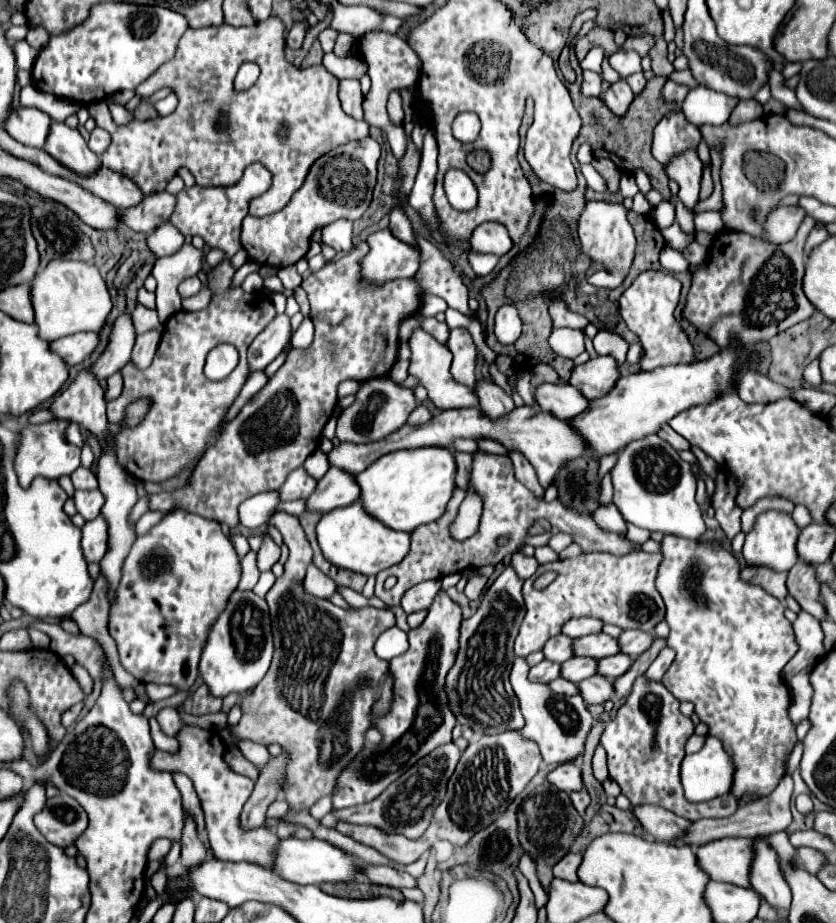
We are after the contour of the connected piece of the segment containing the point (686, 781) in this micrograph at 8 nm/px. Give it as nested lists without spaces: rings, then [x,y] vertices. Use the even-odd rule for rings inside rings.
[[[709,736],[705,746],[681,764],[681,784],[689,802],[707,802],[715,796],[729,794],[735,774],[735,762],[723,748],[721,740]]]

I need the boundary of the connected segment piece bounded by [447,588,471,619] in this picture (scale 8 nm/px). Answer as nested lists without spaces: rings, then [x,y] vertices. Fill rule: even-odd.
[[[449,588],[447,594],[451,596],[453,602],[457,602],[461,606],[463,619],[467,619],[471,616],[471,610],[469,610],[469,600],[463,596],[463,592],[457,592],[457,588]]]

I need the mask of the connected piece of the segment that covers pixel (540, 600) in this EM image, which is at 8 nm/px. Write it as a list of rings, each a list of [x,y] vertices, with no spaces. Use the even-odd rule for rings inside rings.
[[[593,552],[539,566],[537,572],[523,584],[527,612],[519,628],[519,636],[515,640],[515,654],[527,656],[531,652],[543,650],[543,644],[551,636],[561,634],[563,624],[567,620],[583,616],[599,618],[605,624],[615,624],[623,630],[639,628],[645,632],[653,632],[653,628],[665,618],[663,598],[655,588],[655,576],[661,562],[661,554],[635,552],[629,556],[613,556],[607,552]],[[547,570],[559,572],[557,580],[543,590],[535,590],[533,582]]]

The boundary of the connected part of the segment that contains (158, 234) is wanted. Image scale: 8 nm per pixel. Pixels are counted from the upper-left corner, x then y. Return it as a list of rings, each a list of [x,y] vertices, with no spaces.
[[[161,224],[153,234],[147,236],[149,248],[155,252],[155,256],[169,256],[179,250],[185,236],[173,226],[173,224]]]

